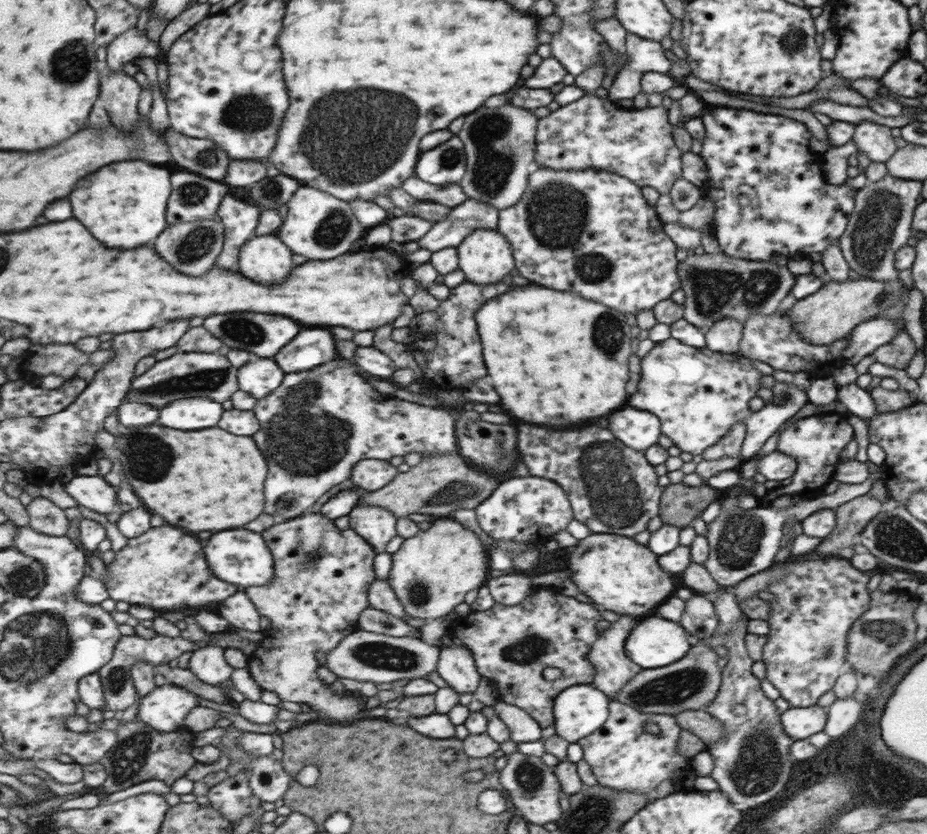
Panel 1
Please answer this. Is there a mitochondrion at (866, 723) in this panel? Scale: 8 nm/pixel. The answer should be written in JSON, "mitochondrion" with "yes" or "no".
{"mitochondrion":"no"}

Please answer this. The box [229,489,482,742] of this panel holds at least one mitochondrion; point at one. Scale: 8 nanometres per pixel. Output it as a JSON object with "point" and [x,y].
{"point":[377,655]}

